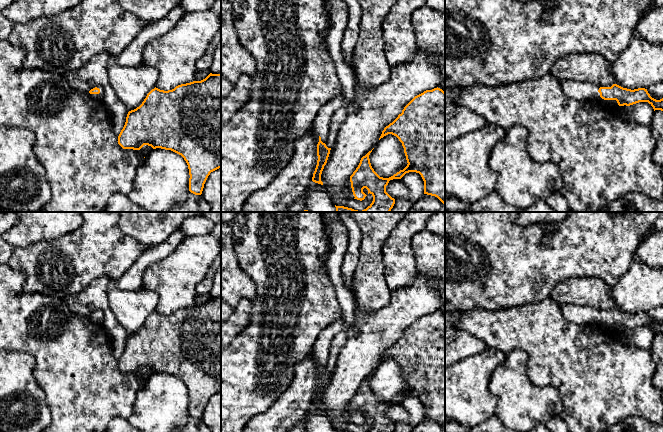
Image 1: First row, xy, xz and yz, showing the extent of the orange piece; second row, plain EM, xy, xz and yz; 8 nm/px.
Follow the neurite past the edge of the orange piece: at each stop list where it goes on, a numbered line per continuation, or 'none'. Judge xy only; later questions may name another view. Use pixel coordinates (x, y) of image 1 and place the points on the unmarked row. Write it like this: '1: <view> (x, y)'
1: xy (100, 320)

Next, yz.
1: yz (577, 314)

